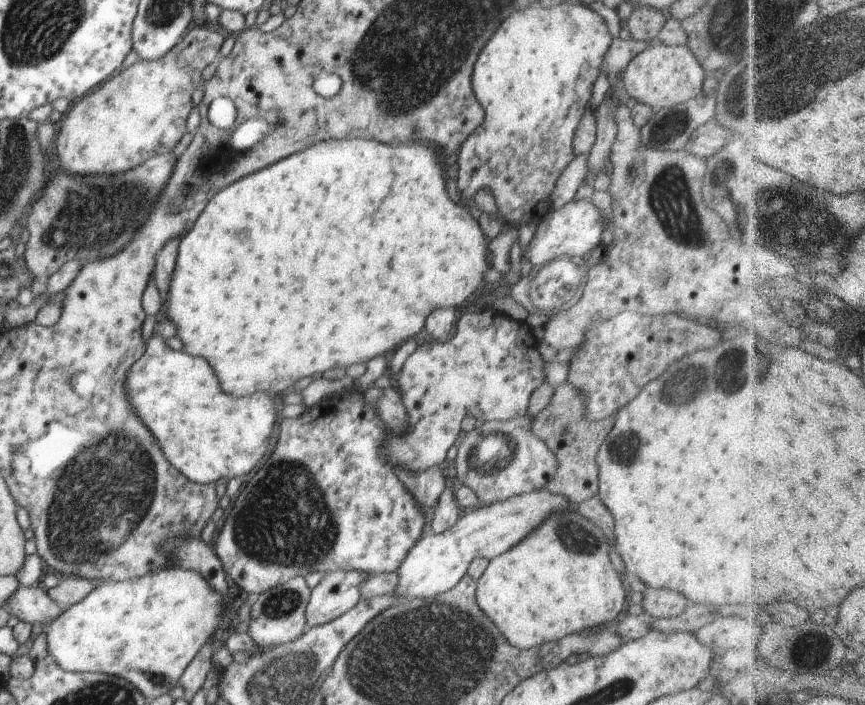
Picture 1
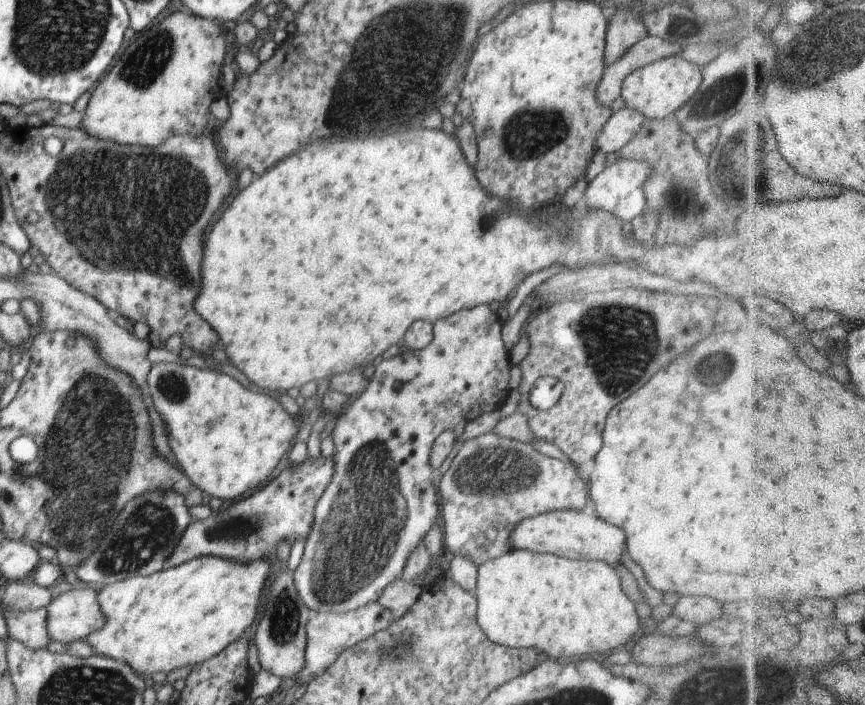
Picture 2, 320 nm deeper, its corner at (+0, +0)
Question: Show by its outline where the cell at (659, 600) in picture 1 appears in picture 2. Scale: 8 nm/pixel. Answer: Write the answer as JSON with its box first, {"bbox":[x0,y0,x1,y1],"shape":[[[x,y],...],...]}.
{"bbox":[673,596,722,625],"shape":[[[681,596],[673,608],[674,616],[701,625],[722,616],[722,604],[712,598]]]}

